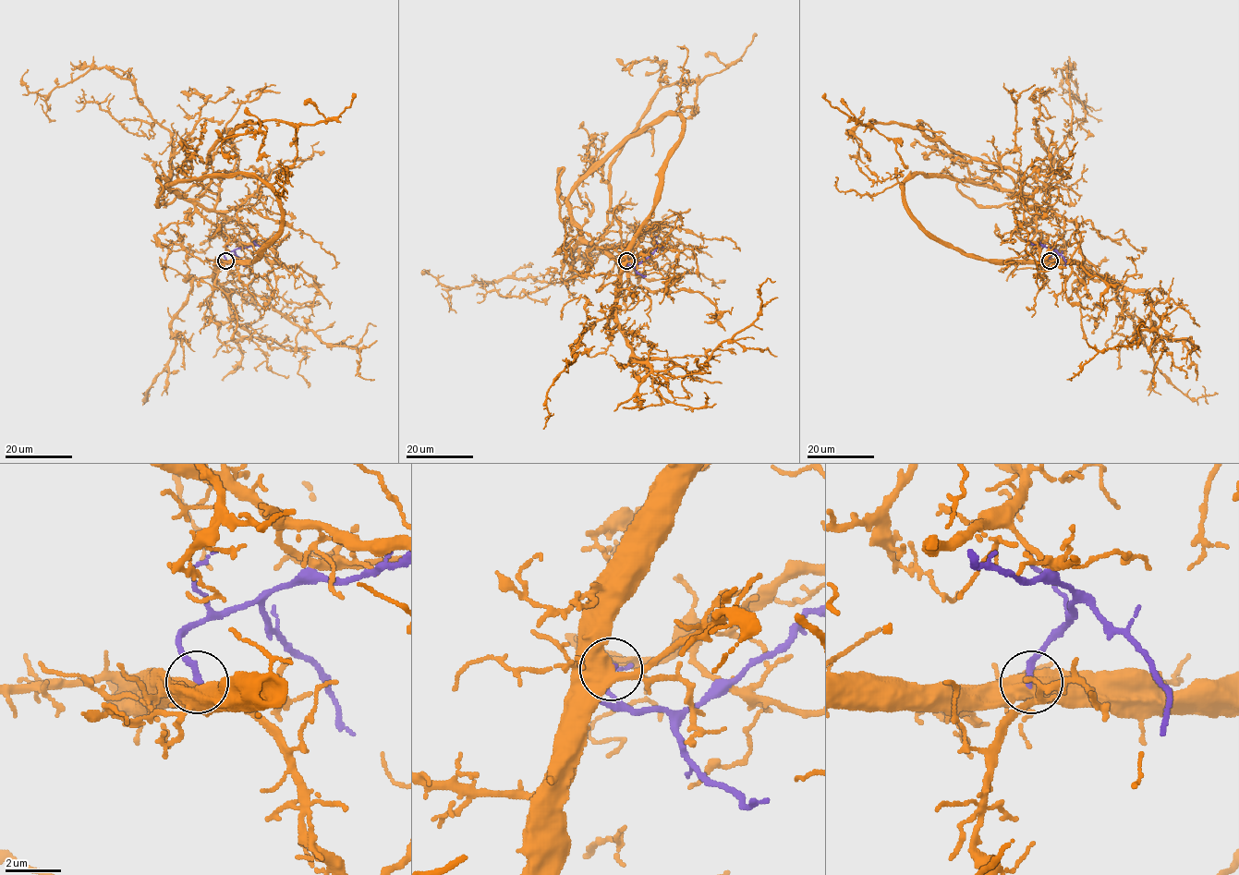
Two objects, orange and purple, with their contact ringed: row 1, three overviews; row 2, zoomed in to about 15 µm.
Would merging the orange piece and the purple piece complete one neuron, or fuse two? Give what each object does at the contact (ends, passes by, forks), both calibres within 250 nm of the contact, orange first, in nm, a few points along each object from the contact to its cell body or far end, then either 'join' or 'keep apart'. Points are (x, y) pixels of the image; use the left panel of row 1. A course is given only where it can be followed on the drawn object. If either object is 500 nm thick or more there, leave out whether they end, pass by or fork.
550 nm thick on the orange side, 240 nm on the other; orange runs (225, 260), (279, 231), (269, 186), (177, 195), (129, 79), (39, 94), (28, 69); purple runs (225, 260), (225, 253), (256, 244), (255, 239); keep apart

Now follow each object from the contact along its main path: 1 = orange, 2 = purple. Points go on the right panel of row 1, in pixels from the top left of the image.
1: (1049, 260), (944, 246), (904, 183), (1032, 195), (1071, 129), (1061, 69)
2: (1050, 260), (1052, 249), (1032, 244), (1026, 239)

